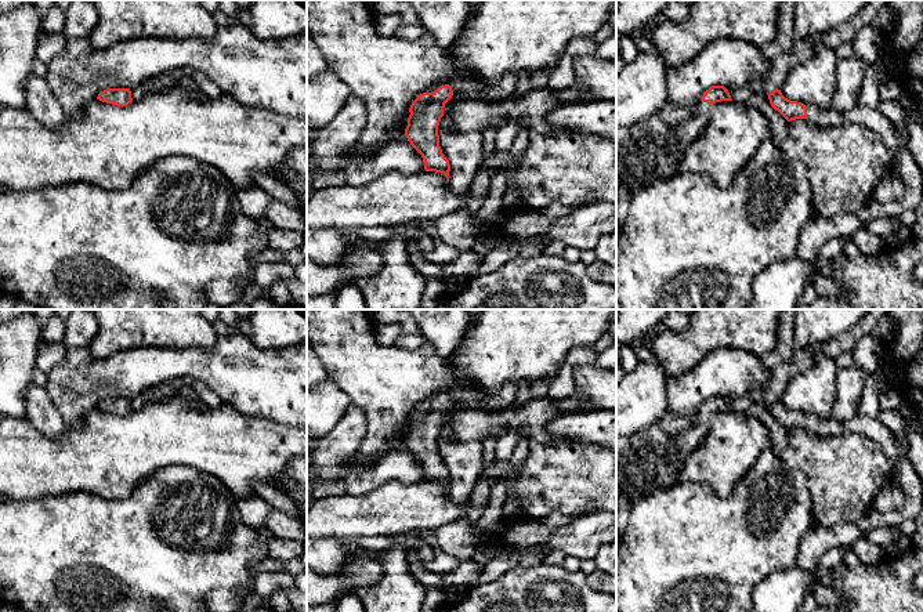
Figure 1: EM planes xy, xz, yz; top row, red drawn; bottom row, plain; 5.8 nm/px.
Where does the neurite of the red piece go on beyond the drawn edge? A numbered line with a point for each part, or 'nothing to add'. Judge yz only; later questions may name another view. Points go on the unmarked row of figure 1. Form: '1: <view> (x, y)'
1: yz (873, 428)
2: yz (687, 441)

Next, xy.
nothing to add

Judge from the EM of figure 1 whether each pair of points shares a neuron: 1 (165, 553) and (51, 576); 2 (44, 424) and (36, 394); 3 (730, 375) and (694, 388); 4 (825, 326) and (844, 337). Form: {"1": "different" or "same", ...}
{"1": "same", "2": "same", "3": "same", "4": "different"}

